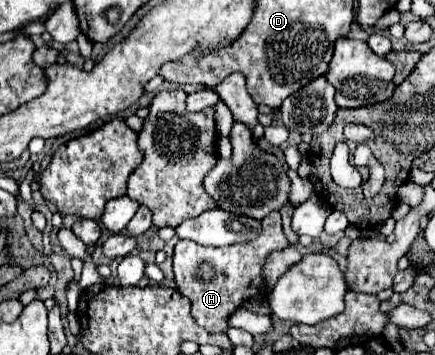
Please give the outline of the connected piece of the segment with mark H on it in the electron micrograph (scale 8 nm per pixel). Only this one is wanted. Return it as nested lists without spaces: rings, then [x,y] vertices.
[[[271,212],[261,220],[261,234],[259,238],[255,238],[255,242],[213,248],[195,244],[191,240],[179,240],[173,254],[173,272],[177,290],[191,300],[191,314],[195,322],[207,332],[225,332],[227,318],[243,304],[243,300],[261,296],[263,292],[261,270],[267,254],[287,246],[289,240],[283,234],[279,212]]]

